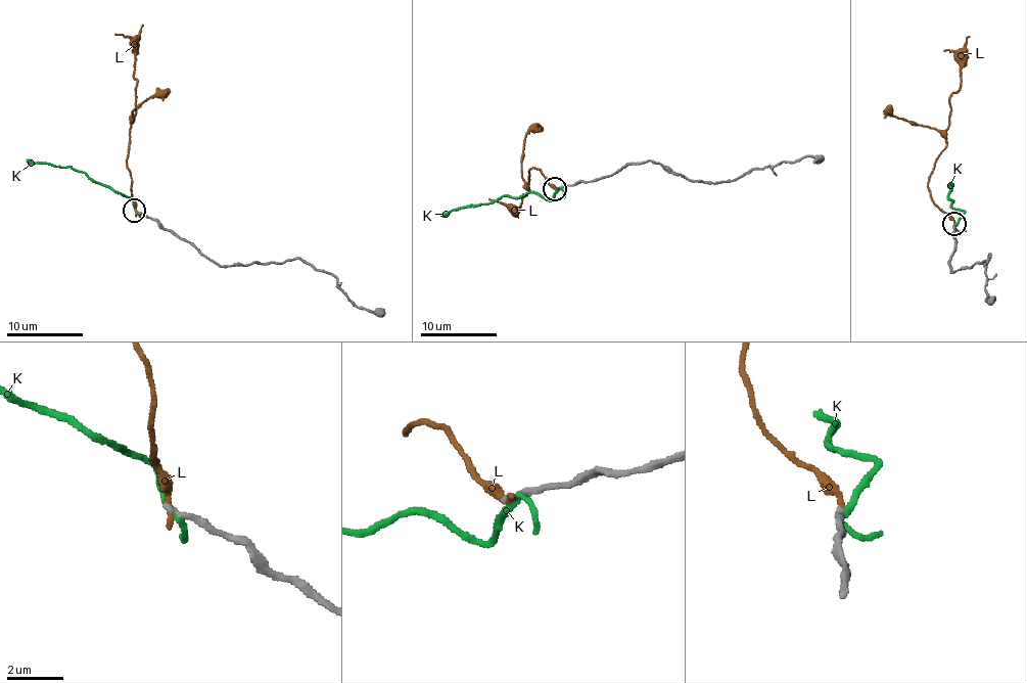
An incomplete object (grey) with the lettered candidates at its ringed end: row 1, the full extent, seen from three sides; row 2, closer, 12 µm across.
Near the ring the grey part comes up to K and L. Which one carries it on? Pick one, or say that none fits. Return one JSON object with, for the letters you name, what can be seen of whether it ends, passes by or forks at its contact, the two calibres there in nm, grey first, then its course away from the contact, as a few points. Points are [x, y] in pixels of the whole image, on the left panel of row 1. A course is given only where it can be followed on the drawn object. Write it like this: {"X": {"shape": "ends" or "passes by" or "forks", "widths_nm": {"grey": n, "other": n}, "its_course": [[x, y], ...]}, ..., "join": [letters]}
{"join": []}

